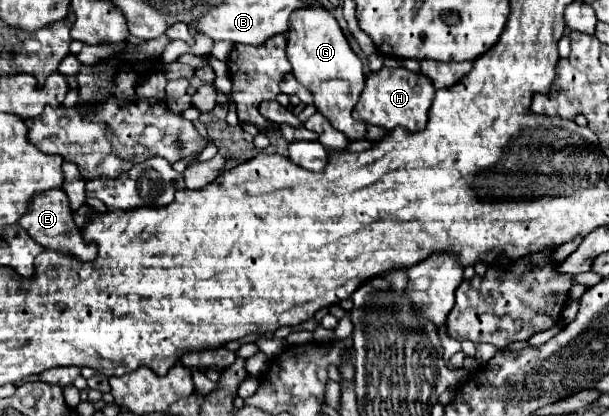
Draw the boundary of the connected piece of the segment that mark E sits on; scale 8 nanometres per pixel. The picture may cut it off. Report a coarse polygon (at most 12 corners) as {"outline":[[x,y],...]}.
{"outline":[[63,189],[35,193],[19,225],[45,249],[93,261]]}

